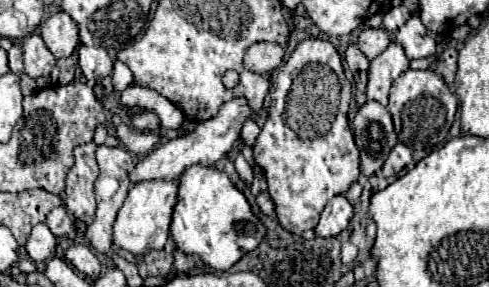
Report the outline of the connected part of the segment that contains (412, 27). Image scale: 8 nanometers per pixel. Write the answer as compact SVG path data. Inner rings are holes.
M413 15L397 33L395 41L403 47L405 55L409 59L419 59L419 57L431 57L435 55L435 41L427 35L425 25L417 15Z

